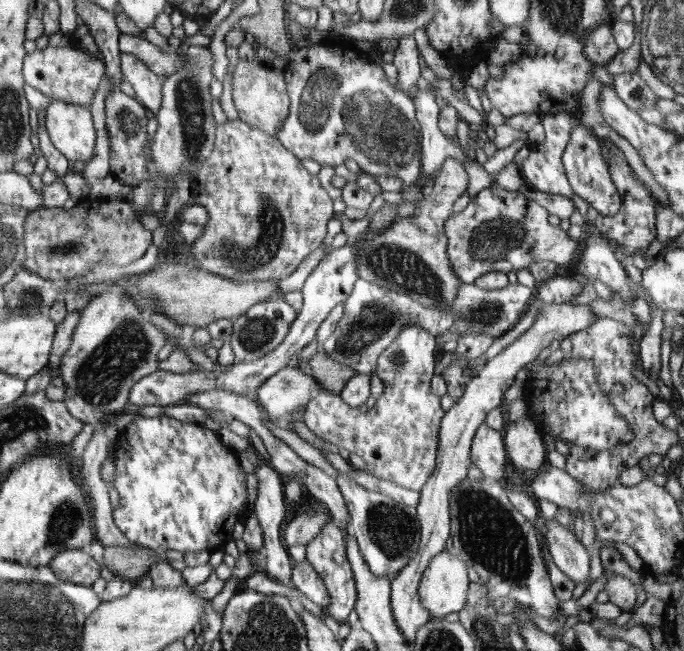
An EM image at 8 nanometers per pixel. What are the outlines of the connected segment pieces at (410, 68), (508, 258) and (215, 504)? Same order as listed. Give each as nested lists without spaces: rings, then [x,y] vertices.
[[[410,34],[398,40],[399,46],[394,53],[393,64],[398,71],[398,87],[404,90],[404,93],[409,94],[411,99],[414,99],[418,93],[418,86],[416,83],[420,76],[420,54],[416,45],[414,36]]]
[[[493,186],[485,188],[470,199],[461,212],[453,212],[445,222],[447,255],[453,271],[462,284],[475,284],[475,280],[492,271],[508,273],[519,271],[532,262],[549,261],[574,269],[570,279],[580,281],[582,289],[588,281],[576,274],[574,258],[580,254],[581,242],[572,239],[562,226],[548,223],[549,212],[534,199],[518,191]]]
[[[166,415],[135,417],[118,432],[113,443],[116,479],[110,485],[120,498],[119,506],[113,510],[113,520],[128,541],[151,550],[177,550],[184,554],[213,552],[216,548],[220,551],[226,542],[230,544],[234,524],[244,516],[246,473],[242,472],[234,452],[228,450],[211,429]]]

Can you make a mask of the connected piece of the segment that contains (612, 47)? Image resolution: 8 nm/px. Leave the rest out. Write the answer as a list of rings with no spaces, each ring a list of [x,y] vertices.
[[[601,25],[588,34],[584,42],[584,55],[595,65],[606,65],[618,54],[618,46],[612,34],[610,25]]]

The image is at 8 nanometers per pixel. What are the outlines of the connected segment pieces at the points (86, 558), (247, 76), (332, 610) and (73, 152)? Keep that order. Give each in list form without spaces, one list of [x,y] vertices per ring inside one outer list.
[[[63,550],[50,563],[59,579],[90,586],[100,576],[98,562],[84,550]]]
[[[240,60],[232,73],[232,100],[240,120],[276,137],[296,97],[288,92],[286,76],[282,72],[272,71],[258,60]]]
[[[332,517],[322,526],[322,532],[314,538],[310,544],[306,545],[306,561],[312,565],[314,571],[318,573],[320,579],[324,581],[331,603],[326,608],[325,613],[332,616],[338,623],[344,623],[348,614],[352,612],[356,604],[356,587],[354,586],[355,576],[350,570],[350,560],[347,558],[346,537],[338,524],[334,523]]]
[[[51,100],[45,110],[44,122],[52,144],[68,161],[92,159],[96,127],[87,107]]]

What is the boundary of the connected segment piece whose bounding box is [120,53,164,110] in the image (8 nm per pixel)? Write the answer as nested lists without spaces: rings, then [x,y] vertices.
[[[120,54],[120,68],[124,79],[136,92],[136,98],[149,109],[158,110],[163,102],[163,82],[140,58]]]

